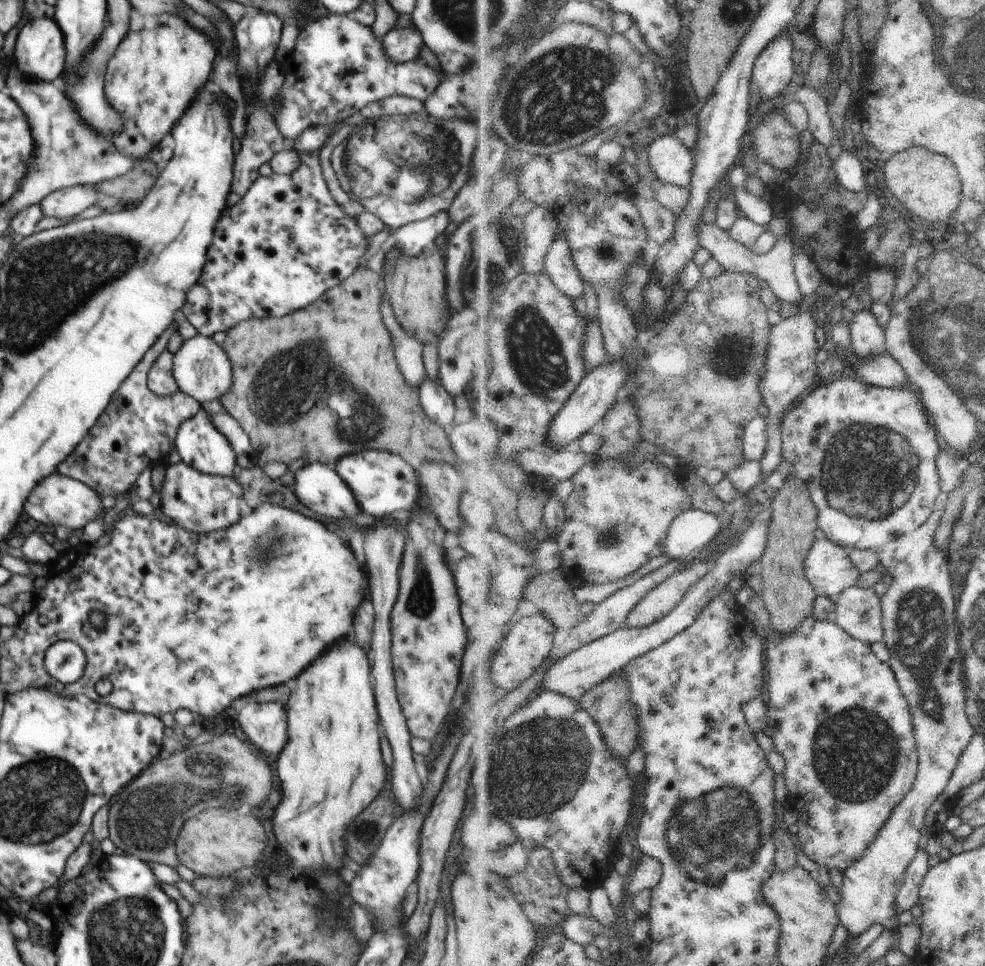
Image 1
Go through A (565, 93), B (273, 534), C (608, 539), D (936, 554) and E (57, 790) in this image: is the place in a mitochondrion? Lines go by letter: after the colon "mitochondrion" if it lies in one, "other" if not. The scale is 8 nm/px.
A: mitochondrion
B: mitochondrion
C: mitochondrion
D: other
E: mitochondrion

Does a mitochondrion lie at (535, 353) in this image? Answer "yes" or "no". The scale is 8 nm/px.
yes

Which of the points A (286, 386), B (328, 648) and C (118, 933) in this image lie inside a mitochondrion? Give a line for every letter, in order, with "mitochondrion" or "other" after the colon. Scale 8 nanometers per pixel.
A: mitochondrion
B: other
C: mitochondrion

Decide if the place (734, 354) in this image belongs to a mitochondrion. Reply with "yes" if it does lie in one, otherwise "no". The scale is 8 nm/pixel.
yes

